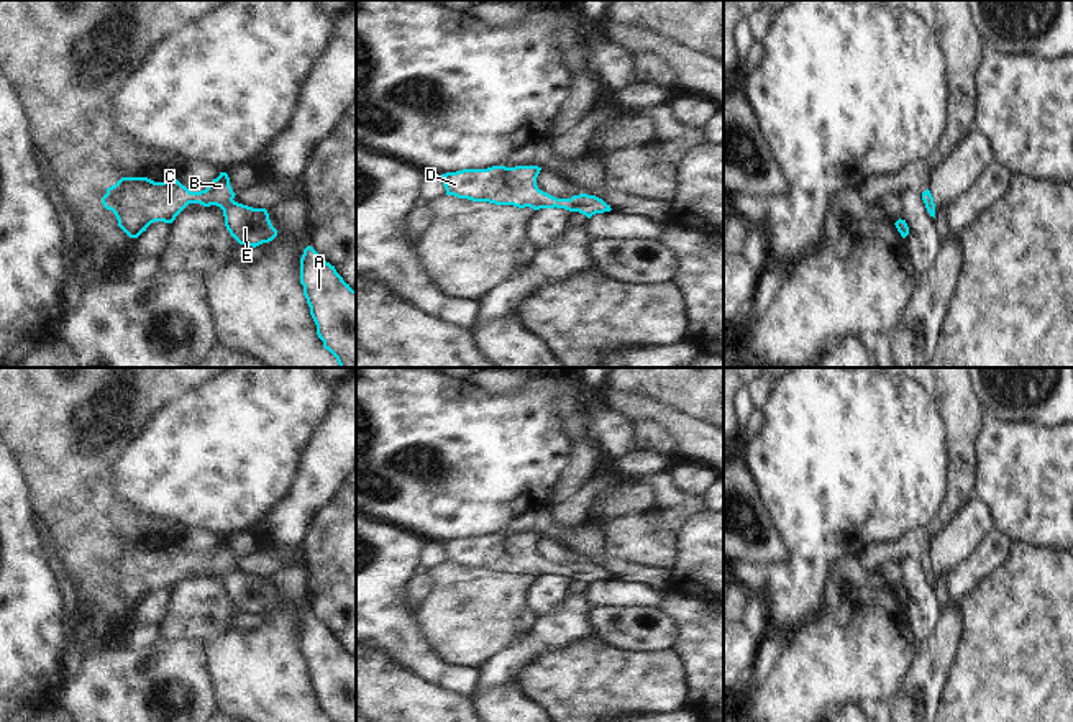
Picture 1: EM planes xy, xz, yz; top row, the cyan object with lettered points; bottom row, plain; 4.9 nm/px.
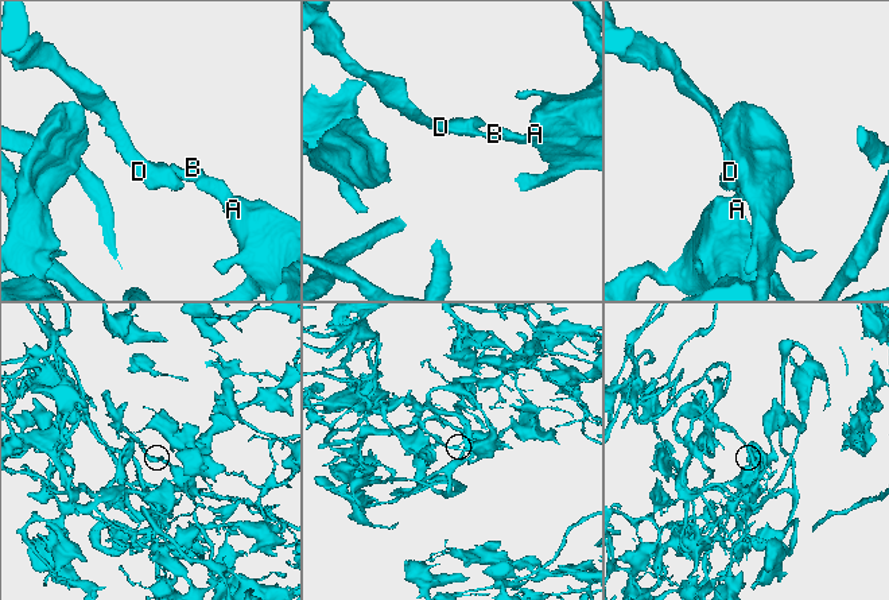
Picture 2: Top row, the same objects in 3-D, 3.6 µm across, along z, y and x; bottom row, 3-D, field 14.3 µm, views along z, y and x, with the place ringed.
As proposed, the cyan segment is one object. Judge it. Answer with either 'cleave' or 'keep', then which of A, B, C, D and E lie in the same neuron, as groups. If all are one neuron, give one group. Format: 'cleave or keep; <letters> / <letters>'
keep; A B C D E

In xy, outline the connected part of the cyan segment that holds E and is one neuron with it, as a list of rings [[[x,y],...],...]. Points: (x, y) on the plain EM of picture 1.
[[[220,540],[200,560],[190,560],[174,543],[162,550],[148,545],[121,545],[107,556],[102,571],[115,581],[118,594],[130,605],[138,605],[154,589],[172,591],[189,571],[200,571],[223,578],[225,594],[240,612],[256,615],[272,609],[277,597],[267,578],[238,571],[233,568],[235,563],[226,540]]]

